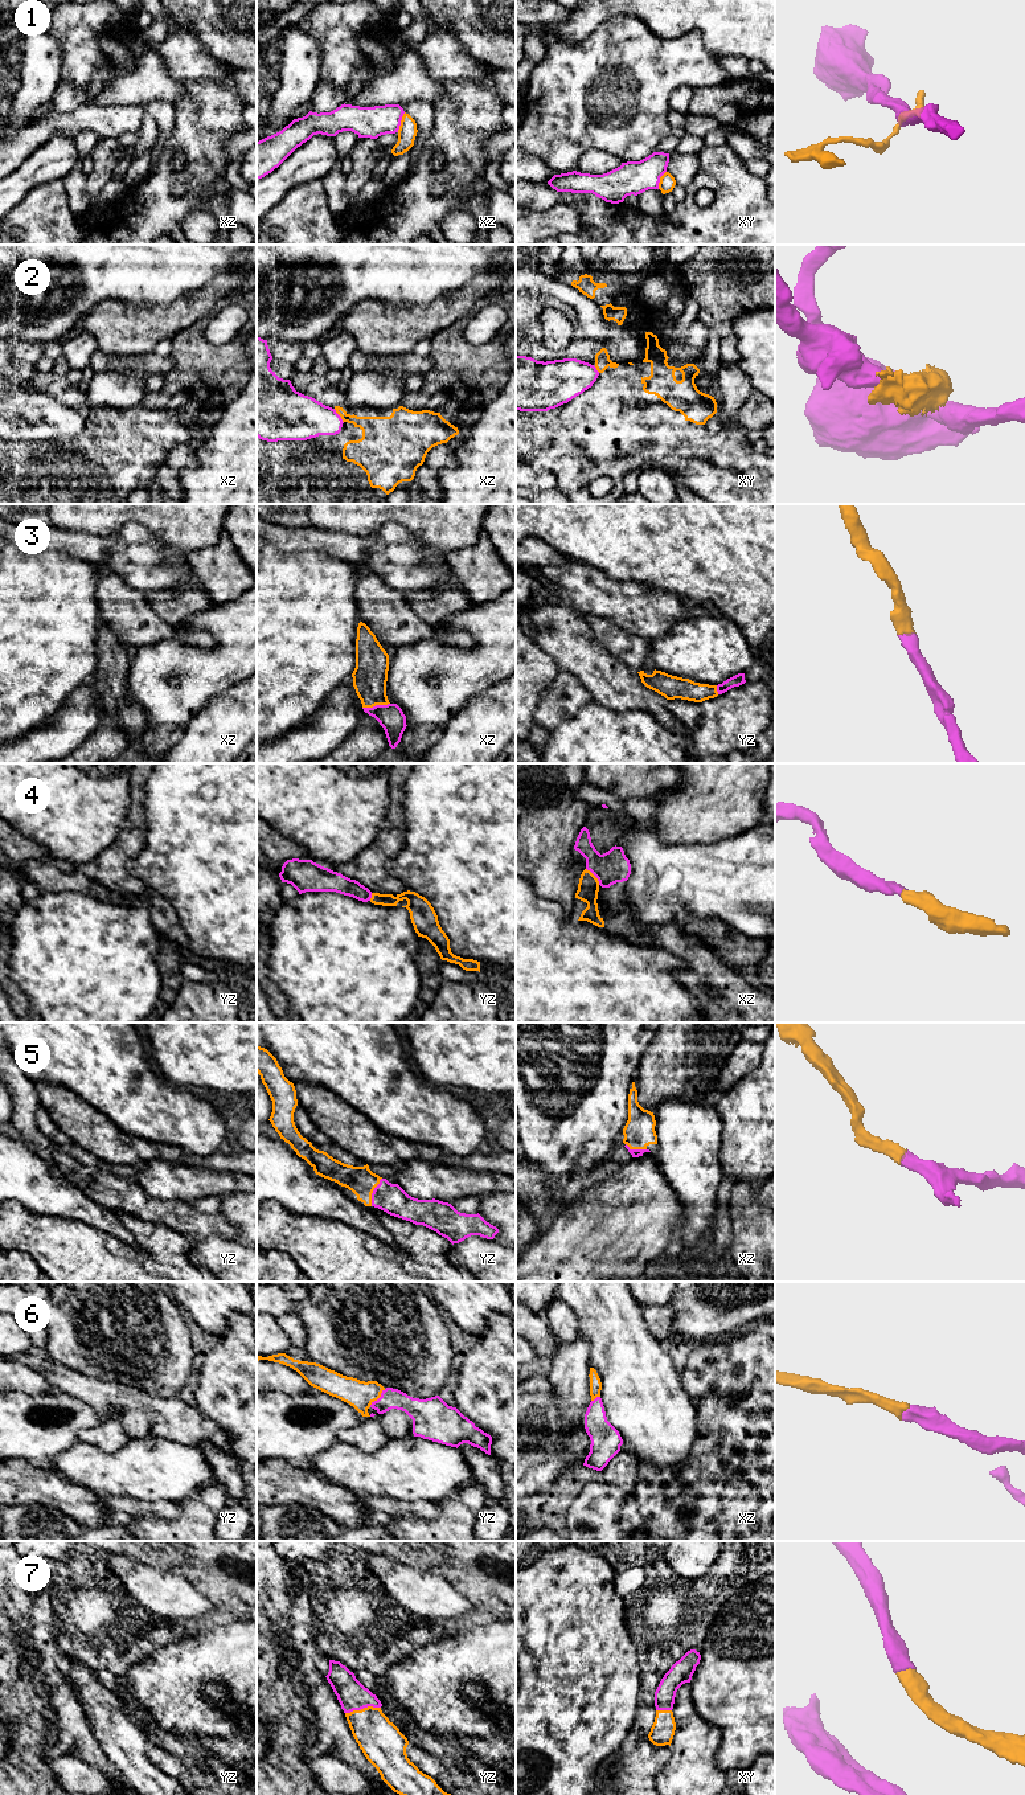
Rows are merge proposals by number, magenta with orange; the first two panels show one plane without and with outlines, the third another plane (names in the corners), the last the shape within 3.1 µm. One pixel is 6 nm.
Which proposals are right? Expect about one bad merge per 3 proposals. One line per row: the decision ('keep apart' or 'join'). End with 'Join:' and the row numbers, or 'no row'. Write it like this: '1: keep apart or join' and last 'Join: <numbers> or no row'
1: keep apart
2: keep apart
3: join
4: join
5: join
6: join
7: join
Join: 3, 4, 5, 6, 7

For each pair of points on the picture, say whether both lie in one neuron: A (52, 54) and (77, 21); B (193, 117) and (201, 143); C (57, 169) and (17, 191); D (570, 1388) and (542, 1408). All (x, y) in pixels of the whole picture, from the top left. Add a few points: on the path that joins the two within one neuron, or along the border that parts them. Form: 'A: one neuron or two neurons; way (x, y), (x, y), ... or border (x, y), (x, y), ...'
A: two neurons; border (54, 36), (62, 54), (60, 77)
B: one neuron; way (200, 123), (200, 136)
C: one neuron; way (48, 169), (41, 169), (27, 181)
D: two neurons; border (545, 1376), (553, 1393), (558, 1423), (562, 1429)

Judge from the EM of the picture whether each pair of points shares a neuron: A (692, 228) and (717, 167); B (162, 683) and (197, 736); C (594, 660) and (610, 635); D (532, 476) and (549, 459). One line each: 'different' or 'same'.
A: same
B: different
C: different
D: different

